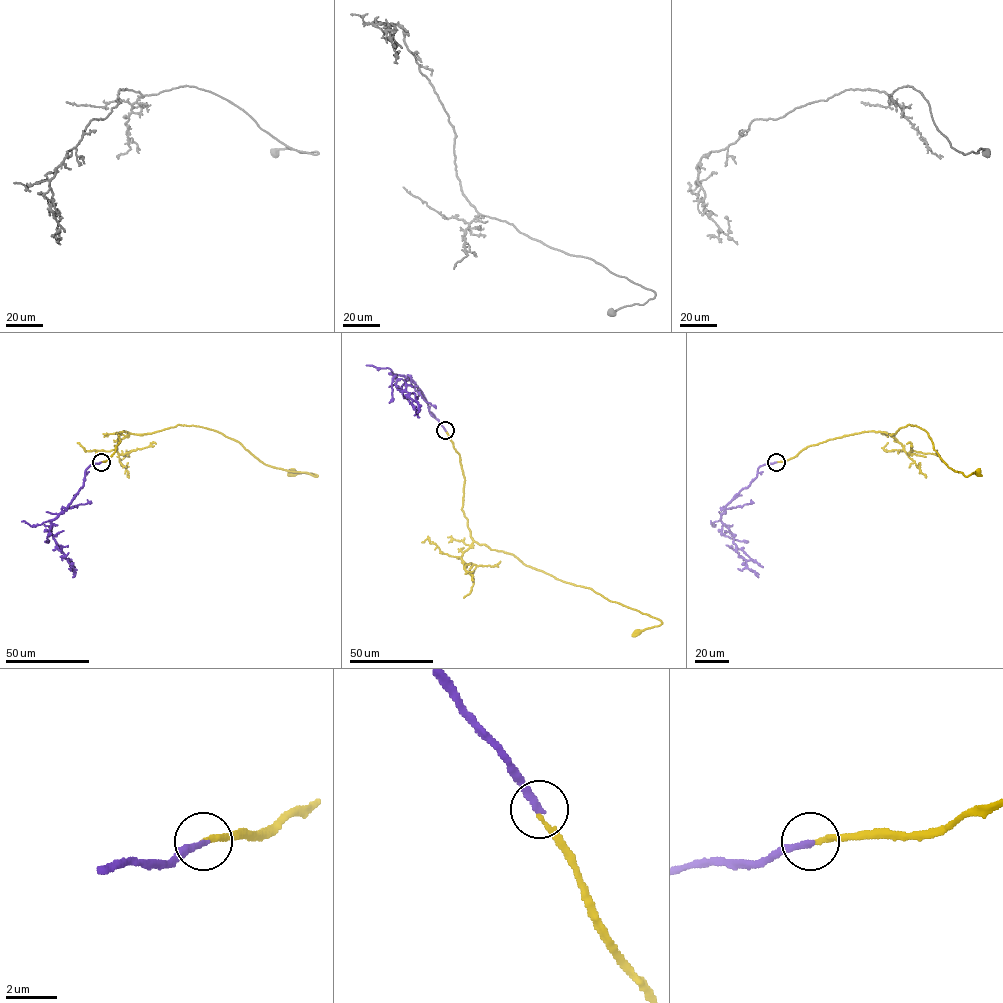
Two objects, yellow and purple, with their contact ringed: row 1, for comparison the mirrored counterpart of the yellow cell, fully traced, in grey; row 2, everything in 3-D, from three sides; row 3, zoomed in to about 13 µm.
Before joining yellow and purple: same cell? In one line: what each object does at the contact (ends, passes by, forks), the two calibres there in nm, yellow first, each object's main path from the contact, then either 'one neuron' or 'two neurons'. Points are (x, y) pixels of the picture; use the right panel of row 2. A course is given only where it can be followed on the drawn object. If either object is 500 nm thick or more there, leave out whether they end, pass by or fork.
yellow ends | purple ends | 200/280 nm | yellow via (776, 462), (830, 439), (866, 431), (895, 433), (909, 424), (928, 433), (948, 467), (965, 476), (978, 472) | purple via (776, 462), (759, 467), (757, 475), (726, 505), (720, 520), (733, 537), (736, 552), (757, 577) | one neuron

